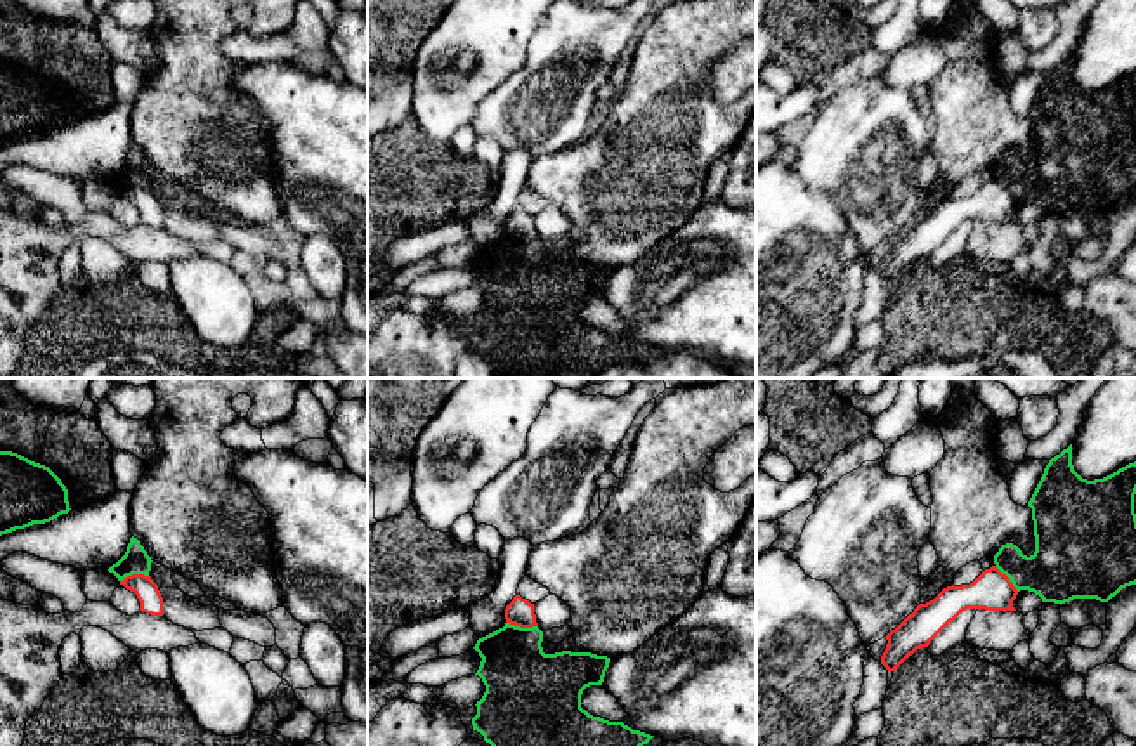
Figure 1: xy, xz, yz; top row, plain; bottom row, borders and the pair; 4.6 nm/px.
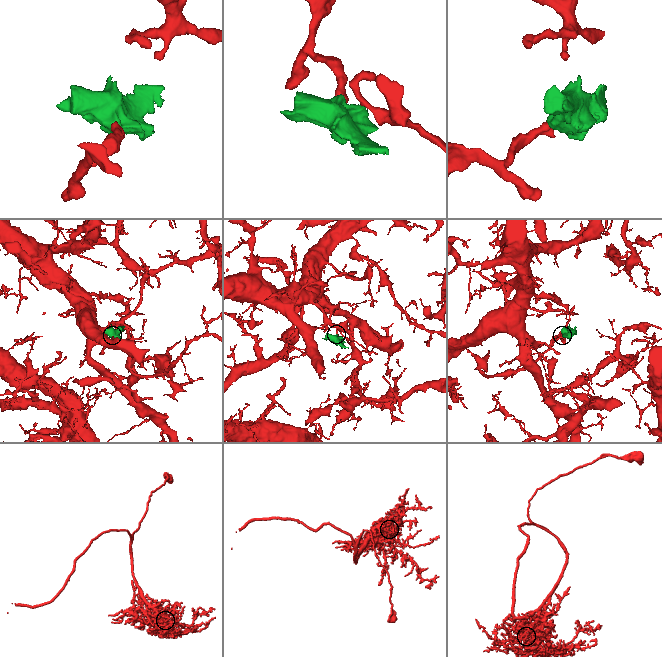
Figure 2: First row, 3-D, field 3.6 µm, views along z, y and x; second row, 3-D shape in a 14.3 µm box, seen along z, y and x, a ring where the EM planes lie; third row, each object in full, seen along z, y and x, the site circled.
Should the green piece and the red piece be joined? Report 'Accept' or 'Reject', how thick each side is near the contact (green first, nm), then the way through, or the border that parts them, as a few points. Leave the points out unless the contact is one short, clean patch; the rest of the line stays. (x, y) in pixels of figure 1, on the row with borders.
Reject. Thickness 340 nm (green) against 130 nm. Boundary: xz (507, 621), (517, 627), (536, 627)

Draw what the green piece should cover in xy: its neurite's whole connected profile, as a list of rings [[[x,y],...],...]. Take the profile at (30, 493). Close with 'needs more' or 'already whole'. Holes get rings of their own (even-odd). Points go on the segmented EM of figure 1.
[[[0,451],[0,536],[69,510],[68,489],[49,467]]]; already whole

